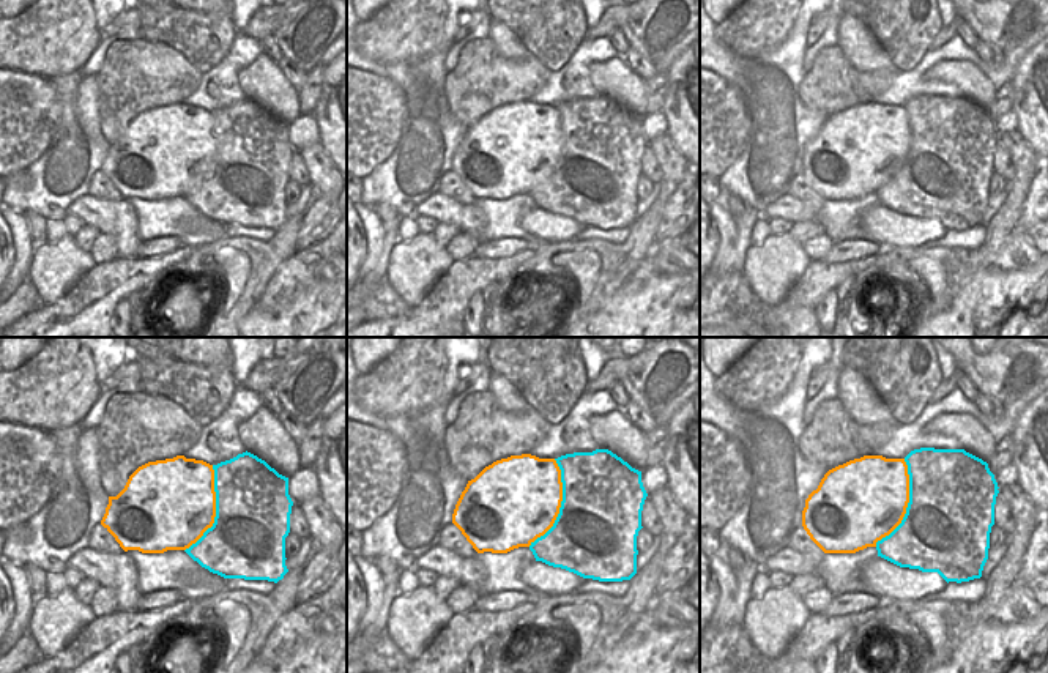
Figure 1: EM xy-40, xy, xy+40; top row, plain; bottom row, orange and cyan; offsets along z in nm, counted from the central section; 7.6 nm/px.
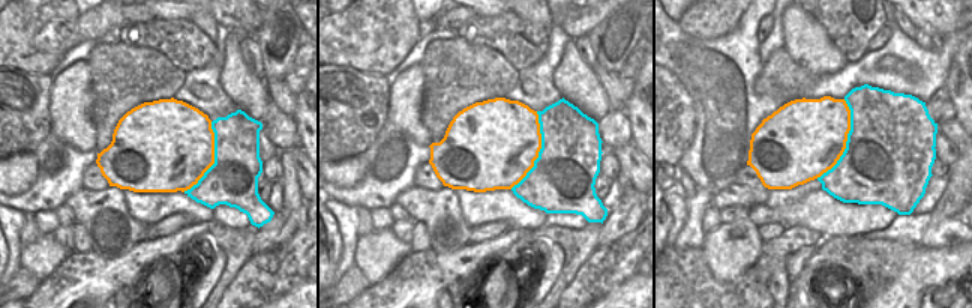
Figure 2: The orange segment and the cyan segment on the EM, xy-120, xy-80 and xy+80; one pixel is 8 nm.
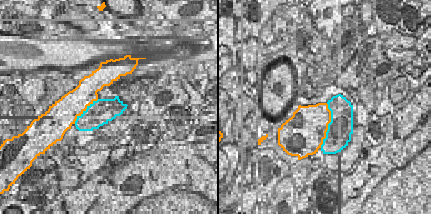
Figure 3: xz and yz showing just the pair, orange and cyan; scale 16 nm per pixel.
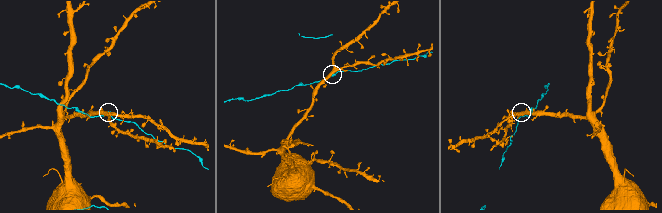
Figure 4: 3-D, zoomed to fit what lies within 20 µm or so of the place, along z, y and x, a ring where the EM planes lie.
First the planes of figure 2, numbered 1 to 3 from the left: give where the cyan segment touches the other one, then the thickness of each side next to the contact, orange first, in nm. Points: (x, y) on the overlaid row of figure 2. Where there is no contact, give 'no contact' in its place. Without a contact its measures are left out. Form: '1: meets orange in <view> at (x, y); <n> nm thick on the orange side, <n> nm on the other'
1: meets orange in xy-120 at (213, 160); 480 nm thick on the orange side, 400 nm on the other
2: meets orange in xy-80 at (539, 150); 500 nm thick on the orange side, 480 nm on the other
3: meets orange in xy+80 at (846, 140); 500 nm thick on the orange side, 500 nm on the other

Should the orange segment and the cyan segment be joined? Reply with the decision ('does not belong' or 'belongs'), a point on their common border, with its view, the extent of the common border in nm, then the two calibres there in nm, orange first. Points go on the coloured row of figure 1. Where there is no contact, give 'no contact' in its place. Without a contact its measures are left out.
does not belong | xy (560, 505) | 700 nm | 500/480 nm

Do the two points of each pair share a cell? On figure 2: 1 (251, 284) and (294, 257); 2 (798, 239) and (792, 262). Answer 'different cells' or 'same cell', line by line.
1: same cell
2: different cells

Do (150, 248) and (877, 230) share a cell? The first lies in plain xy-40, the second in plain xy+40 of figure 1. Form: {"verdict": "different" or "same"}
{"verdict": "different"}

